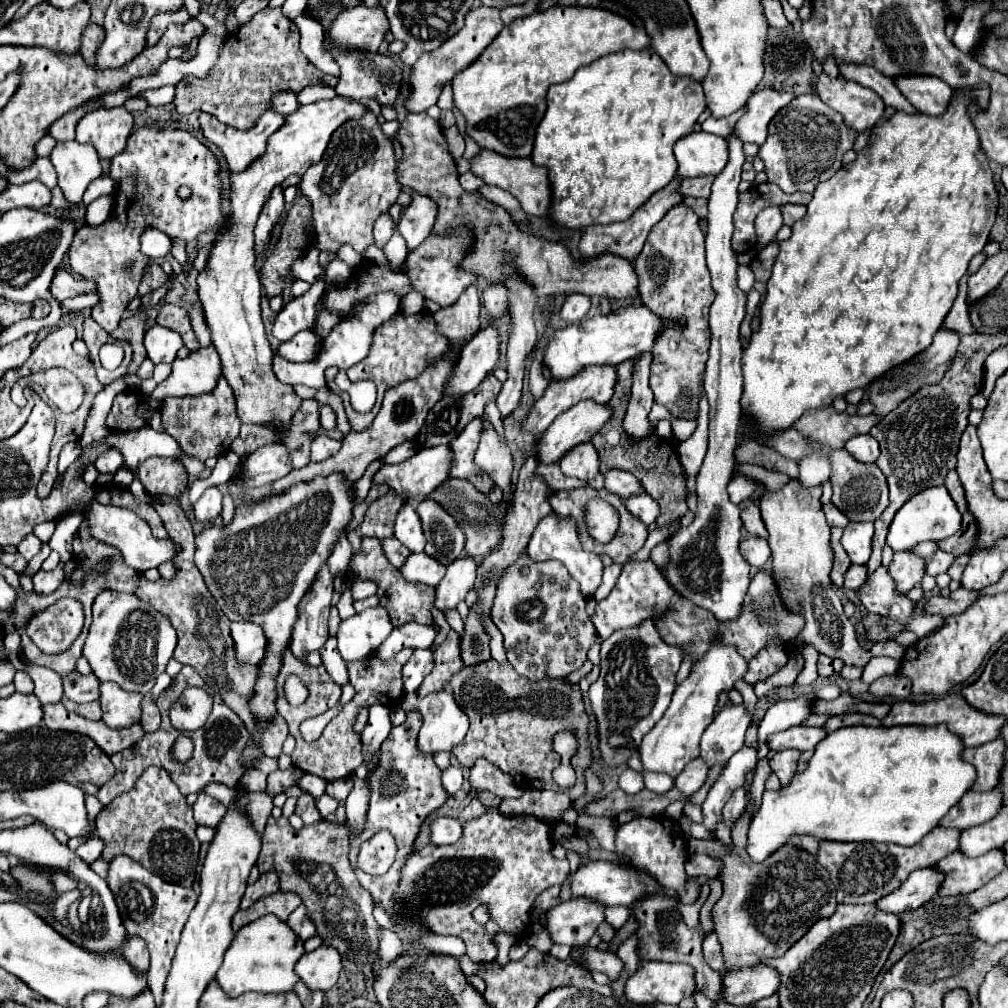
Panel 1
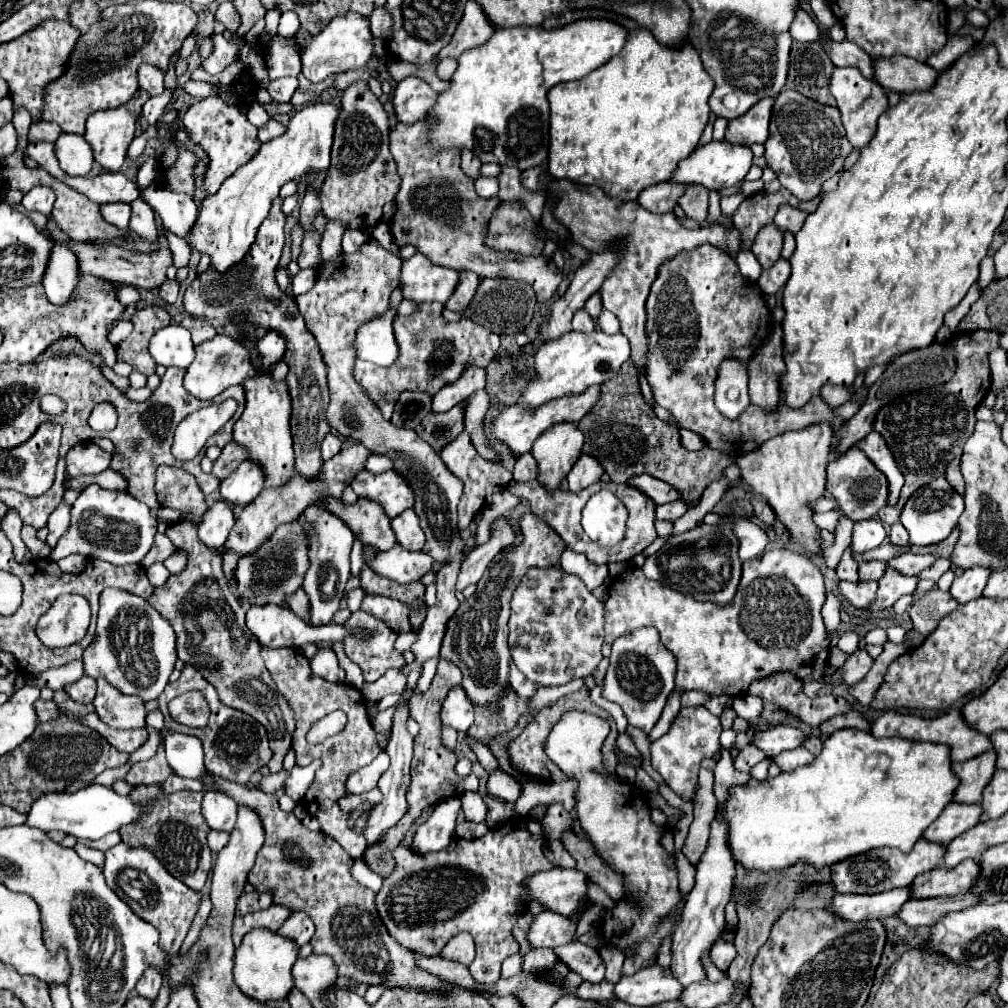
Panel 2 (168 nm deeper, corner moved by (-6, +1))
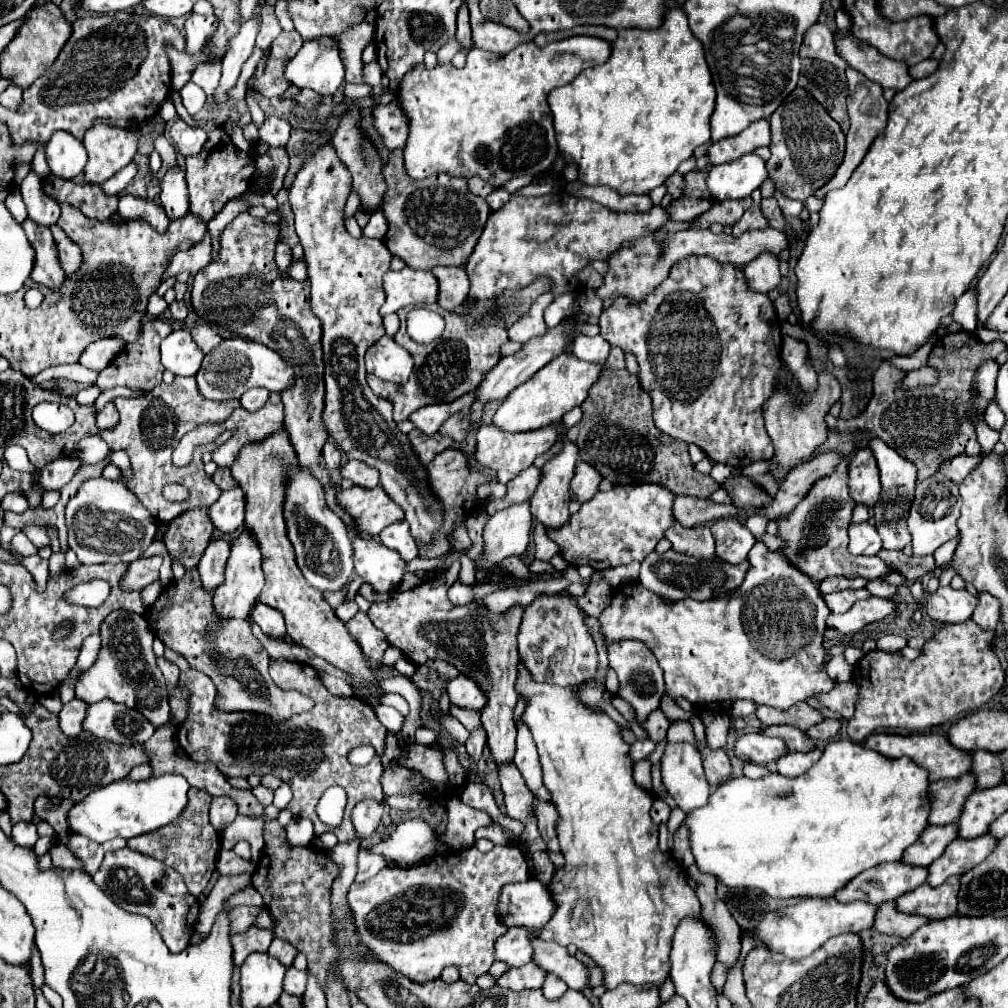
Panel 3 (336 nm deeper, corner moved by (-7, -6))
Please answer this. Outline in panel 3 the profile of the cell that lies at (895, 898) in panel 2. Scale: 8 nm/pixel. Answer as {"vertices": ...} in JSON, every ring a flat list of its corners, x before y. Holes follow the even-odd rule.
{"vertices":[[801,899,791,907,771,911,761,919,761,923,757,923,755,929,743,931,765,943,767,949,773,953,781,953,787,959,803,959,809,957,815,949,819,949,827,939,835,935,859,933,863,929,869,929,873,925,873,911,875,907,869,907,869,903,843,905,837,899,831,899,829,903,821,903,821,899]]}

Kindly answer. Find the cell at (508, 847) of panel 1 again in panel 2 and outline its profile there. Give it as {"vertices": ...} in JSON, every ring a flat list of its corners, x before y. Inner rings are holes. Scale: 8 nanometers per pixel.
{"vertices":[[528,816,524,824,504,824,488,830,476,840,452,840,442,852,414,852,406,846,394,850,396,868,384,878,382,890,376,894,376,908,386,924,388,932,408,950,420,952,424,956,436,956,444,944,460,934,470,932,476,944,476,958,470,964,470,974,482,984,494,984,500,978,500,966,504,958,518,952,518,942,512,936,512,928,520,914,526,912,528,892,524,882,542,870,552,870,554,864,544,856,544,832,536,818]]}

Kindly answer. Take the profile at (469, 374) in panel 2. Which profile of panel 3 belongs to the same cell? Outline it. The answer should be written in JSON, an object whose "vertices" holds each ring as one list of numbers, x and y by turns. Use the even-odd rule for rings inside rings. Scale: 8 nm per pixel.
{"vertices":[[473,391,469,395,465,395,465,399,455,399,453,403,439,403,433,407,421,407,419,411,413,411,409,415,409,421,423,435,433,435,439,431,439,427,445,419,449,419,453,413,461,411,461,407,469,407,469,399,473,399]]}

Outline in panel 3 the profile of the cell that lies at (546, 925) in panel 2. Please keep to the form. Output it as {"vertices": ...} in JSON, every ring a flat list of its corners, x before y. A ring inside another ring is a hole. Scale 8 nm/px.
{"vertices":[[511,927,505,935,501,935,495,941,495,961,501,961,505,965,523,967,531,961,533,947,529,947,529,939,533,939,531,931,521,931,521,927]]}

